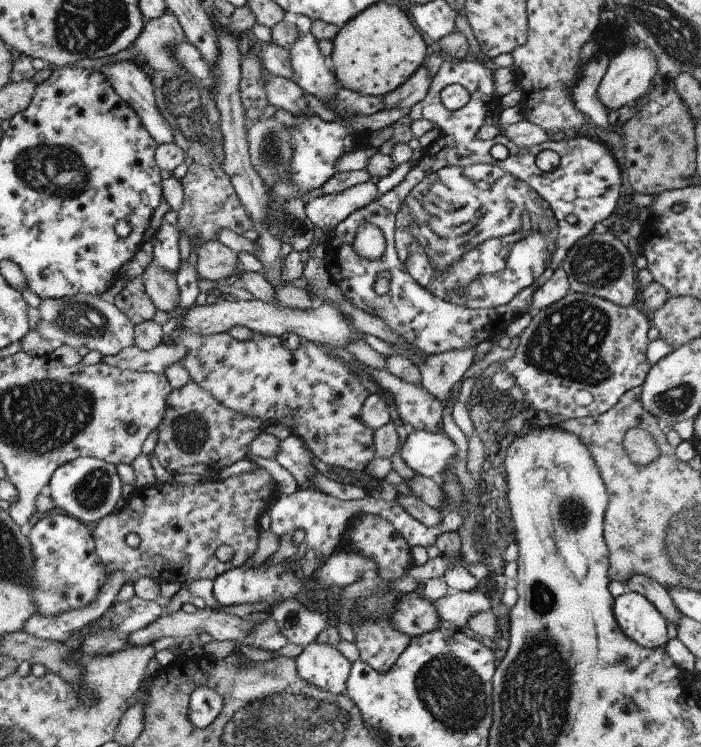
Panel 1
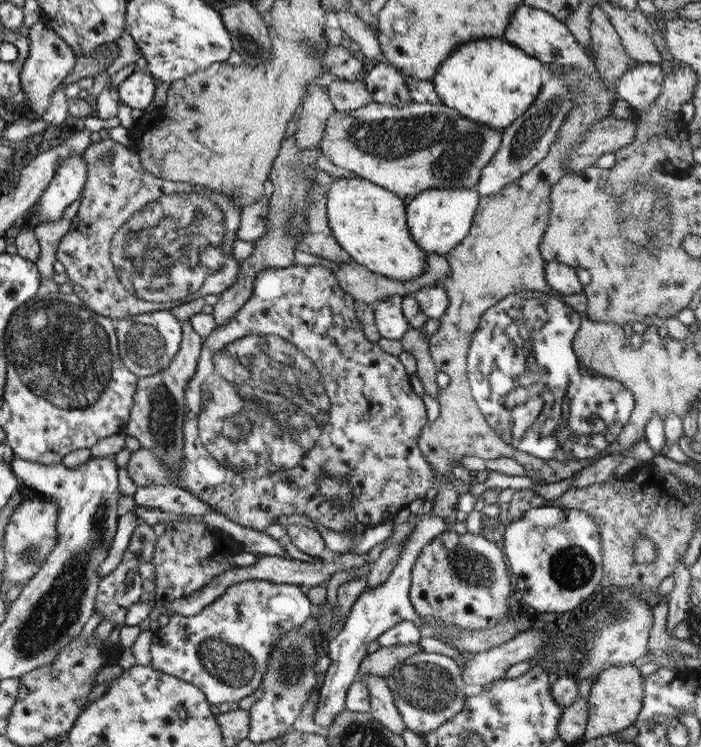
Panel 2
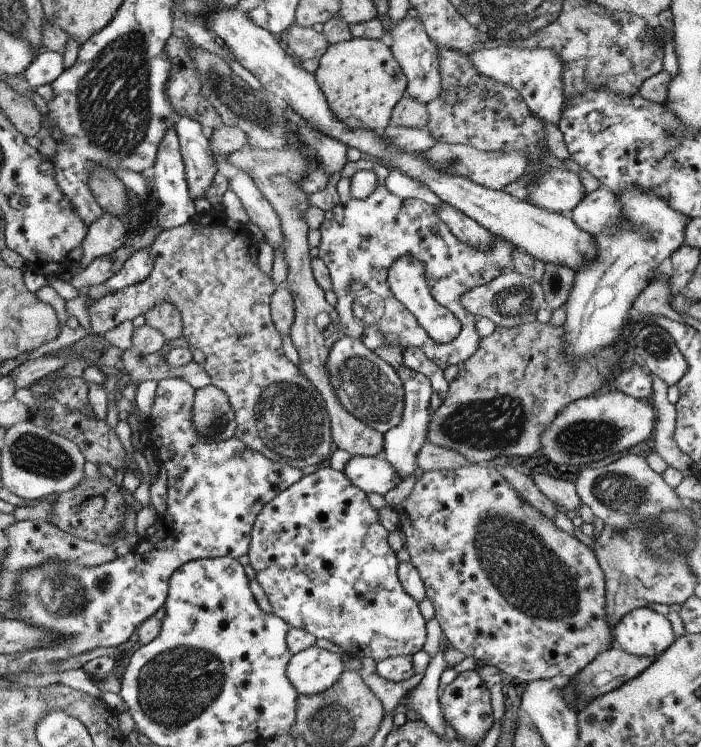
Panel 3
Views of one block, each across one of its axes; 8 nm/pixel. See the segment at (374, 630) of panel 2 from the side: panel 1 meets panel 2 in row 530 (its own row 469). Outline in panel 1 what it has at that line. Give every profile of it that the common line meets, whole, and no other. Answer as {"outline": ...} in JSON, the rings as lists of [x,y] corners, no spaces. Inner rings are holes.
{"outline":[[[414,431],[402,447],[401,456],[419,475],[437,478],[450,468],[456,451],[456,445],[445,433]]]}

